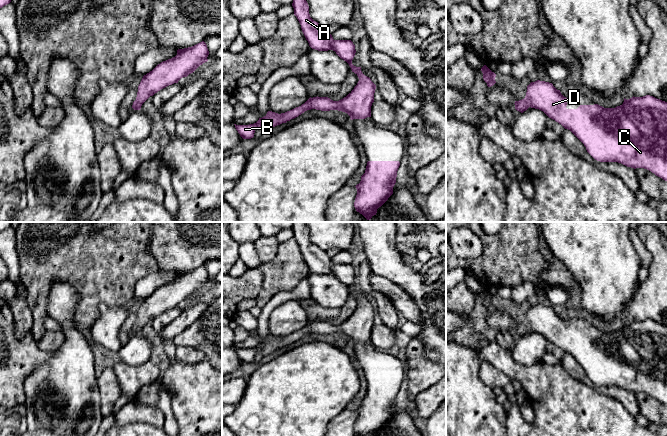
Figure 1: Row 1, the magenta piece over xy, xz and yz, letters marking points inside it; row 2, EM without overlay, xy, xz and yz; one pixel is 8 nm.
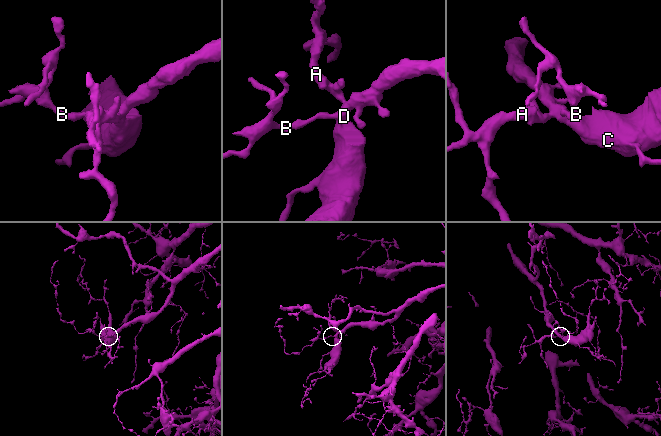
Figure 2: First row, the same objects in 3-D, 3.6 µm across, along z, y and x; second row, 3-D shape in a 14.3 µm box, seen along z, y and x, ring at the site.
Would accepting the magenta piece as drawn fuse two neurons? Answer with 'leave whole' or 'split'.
leave whole

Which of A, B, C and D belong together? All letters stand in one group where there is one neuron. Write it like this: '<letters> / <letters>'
A B C D

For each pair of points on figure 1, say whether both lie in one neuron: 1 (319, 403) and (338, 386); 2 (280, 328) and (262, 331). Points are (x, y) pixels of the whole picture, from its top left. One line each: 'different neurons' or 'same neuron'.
1: same neuron
2: different neurons

